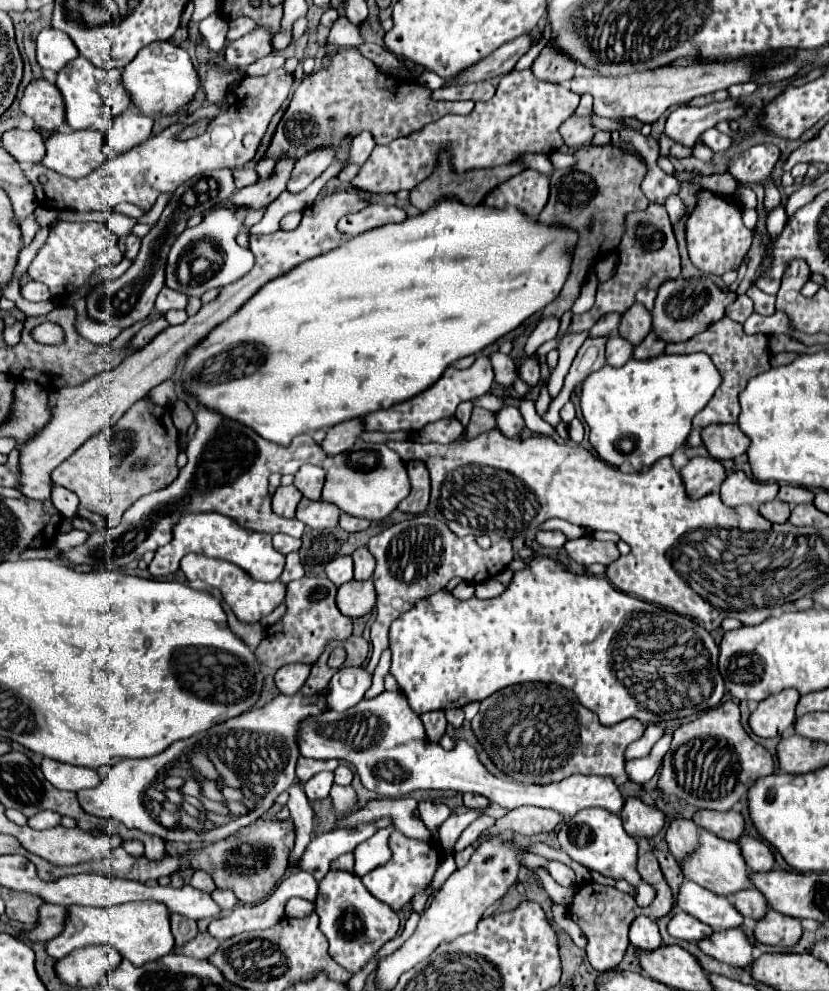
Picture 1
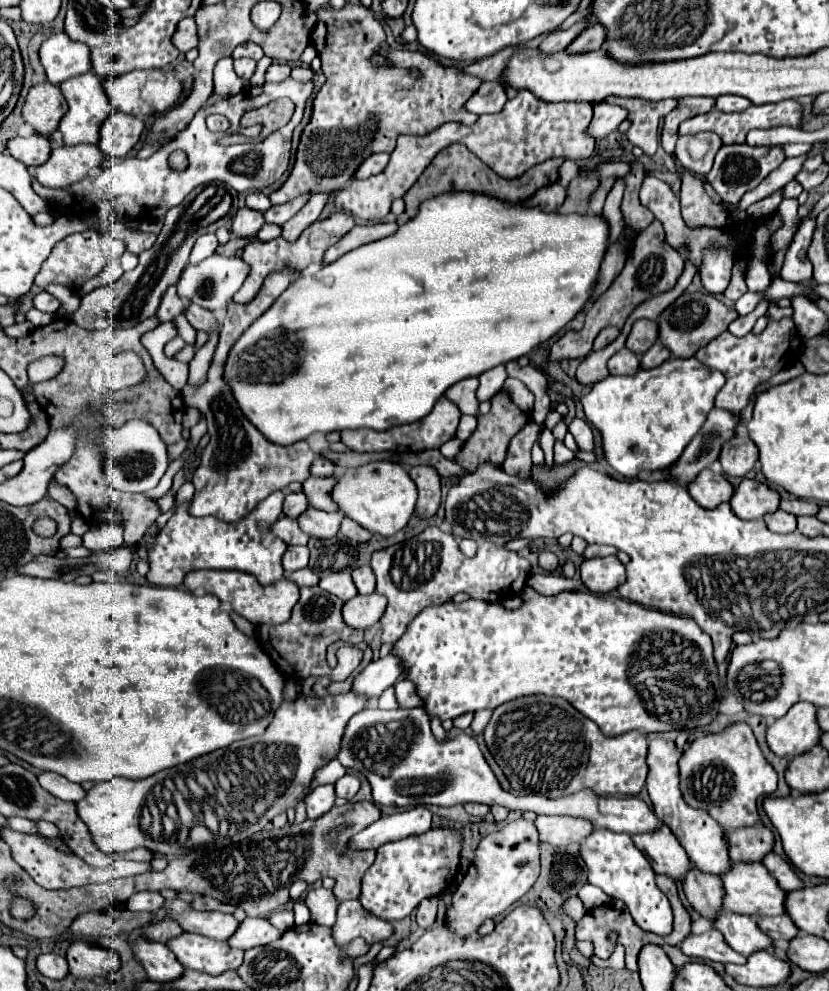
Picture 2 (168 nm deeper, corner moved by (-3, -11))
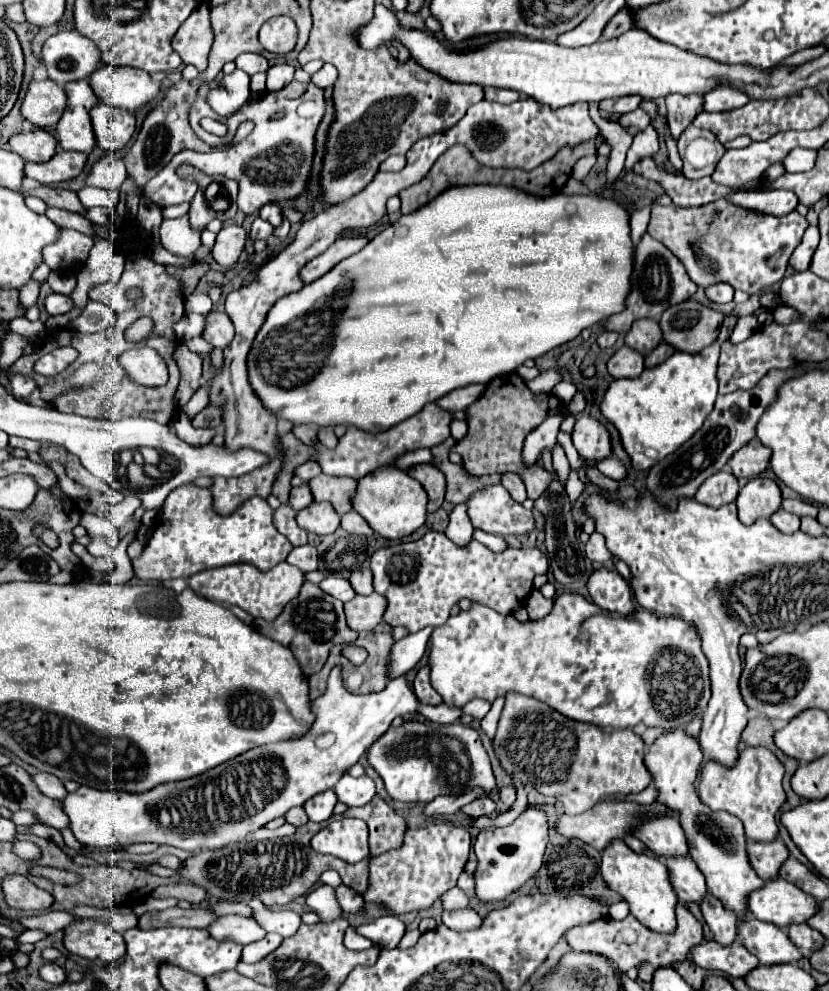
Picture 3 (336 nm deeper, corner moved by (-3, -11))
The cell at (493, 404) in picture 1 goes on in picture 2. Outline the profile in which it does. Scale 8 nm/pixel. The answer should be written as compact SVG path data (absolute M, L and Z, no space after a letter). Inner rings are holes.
M468 378L464 382L458 382L452 386L444 396L458 406L462 414L476 414L478 412L478 400L476 400L476 388L478 388L478 378Z

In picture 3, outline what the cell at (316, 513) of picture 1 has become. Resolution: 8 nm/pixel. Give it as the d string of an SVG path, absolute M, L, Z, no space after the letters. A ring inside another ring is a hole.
M312 502L304 510L298 512L296 522L314 534L332 534L340 526L340 516L332 508L330 502Z

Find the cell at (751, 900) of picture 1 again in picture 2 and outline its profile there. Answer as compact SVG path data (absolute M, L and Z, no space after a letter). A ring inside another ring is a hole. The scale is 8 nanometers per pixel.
M768 916L768 918L756 918L758 926L766 930L766 934L772 940L792 940L800 934L800 928L792 922L790 916Z

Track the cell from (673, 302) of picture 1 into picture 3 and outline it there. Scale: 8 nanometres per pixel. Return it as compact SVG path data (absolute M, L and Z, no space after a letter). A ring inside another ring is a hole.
M686 300L664 310L660 328L666 344L680 352L696 354L718 338L722 320L722 312L716 312L696 300Z

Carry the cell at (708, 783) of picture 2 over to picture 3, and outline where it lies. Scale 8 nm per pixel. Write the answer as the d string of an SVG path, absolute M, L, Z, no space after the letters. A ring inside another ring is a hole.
M748 746L740 750L736 766L720 766L718 762L708 762L704 760L698 772L698 798L712 810L726 810L740 818L746 830L748 840L756 842L772 842L778 836L778 826L776 826L776 812L784 804L786 794L782 788L782 776L784 776L784 766L776 756L760 746Z

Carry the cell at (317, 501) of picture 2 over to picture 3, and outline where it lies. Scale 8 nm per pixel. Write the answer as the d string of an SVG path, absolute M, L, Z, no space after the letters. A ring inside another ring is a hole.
M320 474L320 476L312 478L308 482L308 486L310 486L312 496L314 496L316 502L324 502L324 500L332 502L332 506L338 514L344 514L344 512L352 510L350 498L356 490L356 480L344 478L344 476Z

